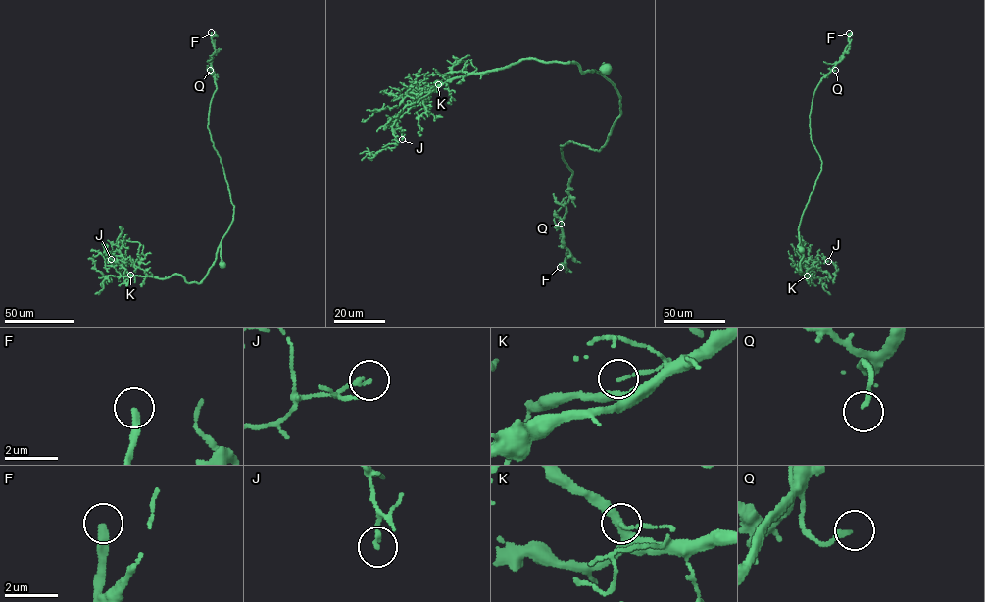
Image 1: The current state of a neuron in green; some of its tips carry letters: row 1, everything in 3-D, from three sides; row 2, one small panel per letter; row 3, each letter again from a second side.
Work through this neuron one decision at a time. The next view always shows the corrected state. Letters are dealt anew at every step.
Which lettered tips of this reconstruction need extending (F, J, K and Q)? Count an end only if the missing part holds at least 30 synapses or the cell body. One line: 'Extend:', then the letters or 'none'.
Extend: F

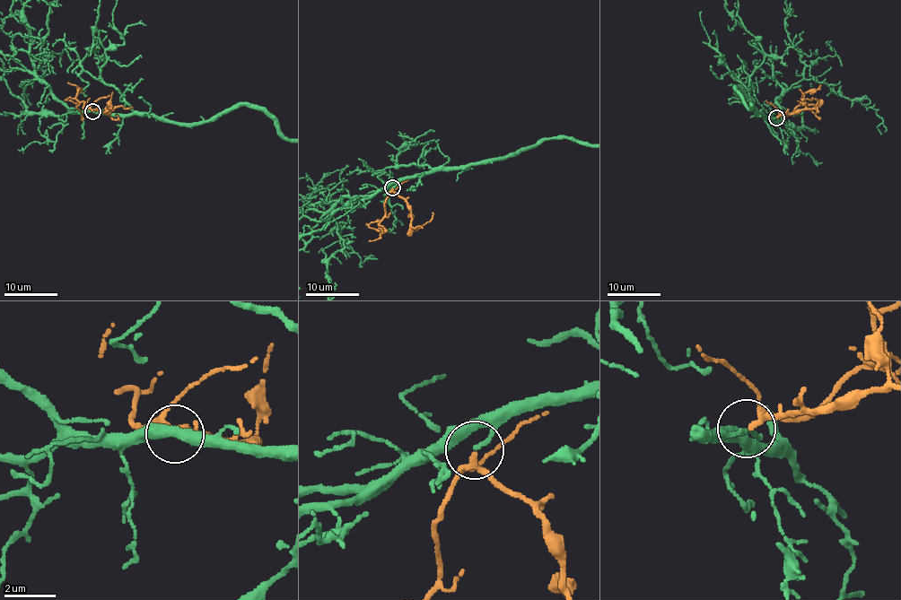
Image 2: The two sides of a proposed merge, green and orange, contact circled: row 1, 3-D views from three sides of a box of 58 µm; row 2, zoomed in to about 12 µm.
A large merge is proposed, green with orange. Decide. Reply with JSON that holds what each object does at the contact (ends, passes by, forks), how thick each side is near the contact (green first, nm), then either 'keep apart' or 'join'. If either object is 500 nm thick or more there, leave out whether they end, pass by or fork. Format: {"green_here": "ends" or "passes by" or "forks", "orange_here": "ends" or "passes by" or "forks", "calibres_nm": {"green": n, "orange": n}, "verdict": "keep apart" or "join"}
{"green_here": "ends", "orange_here": "passes by", "calibres_nm": {"green": 150, "orange": 170}, "verdict": "join"}

